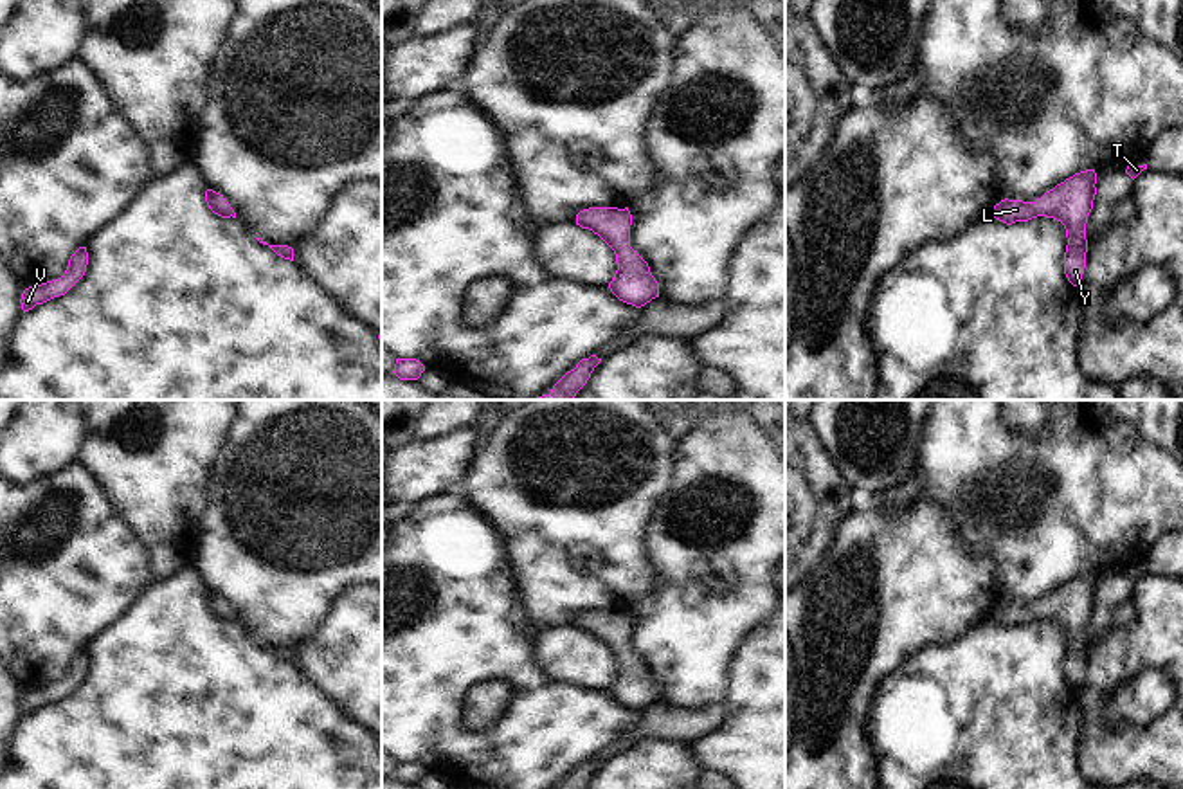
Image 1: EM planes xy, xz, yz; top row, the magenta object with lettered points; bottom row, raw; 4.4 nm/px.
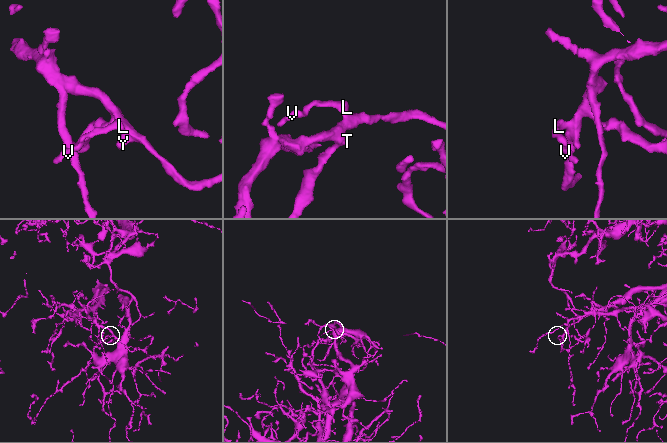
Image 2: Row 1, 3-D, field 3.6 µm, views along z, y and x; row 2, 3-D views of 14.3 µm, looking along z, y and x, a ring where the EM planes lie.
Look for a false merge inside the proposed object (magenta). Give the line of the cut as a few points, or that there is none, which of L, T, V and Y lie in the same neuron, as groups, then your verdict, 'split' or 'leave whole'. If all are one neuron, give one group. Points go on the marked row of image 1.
no cut; L T V Y; leave whole

